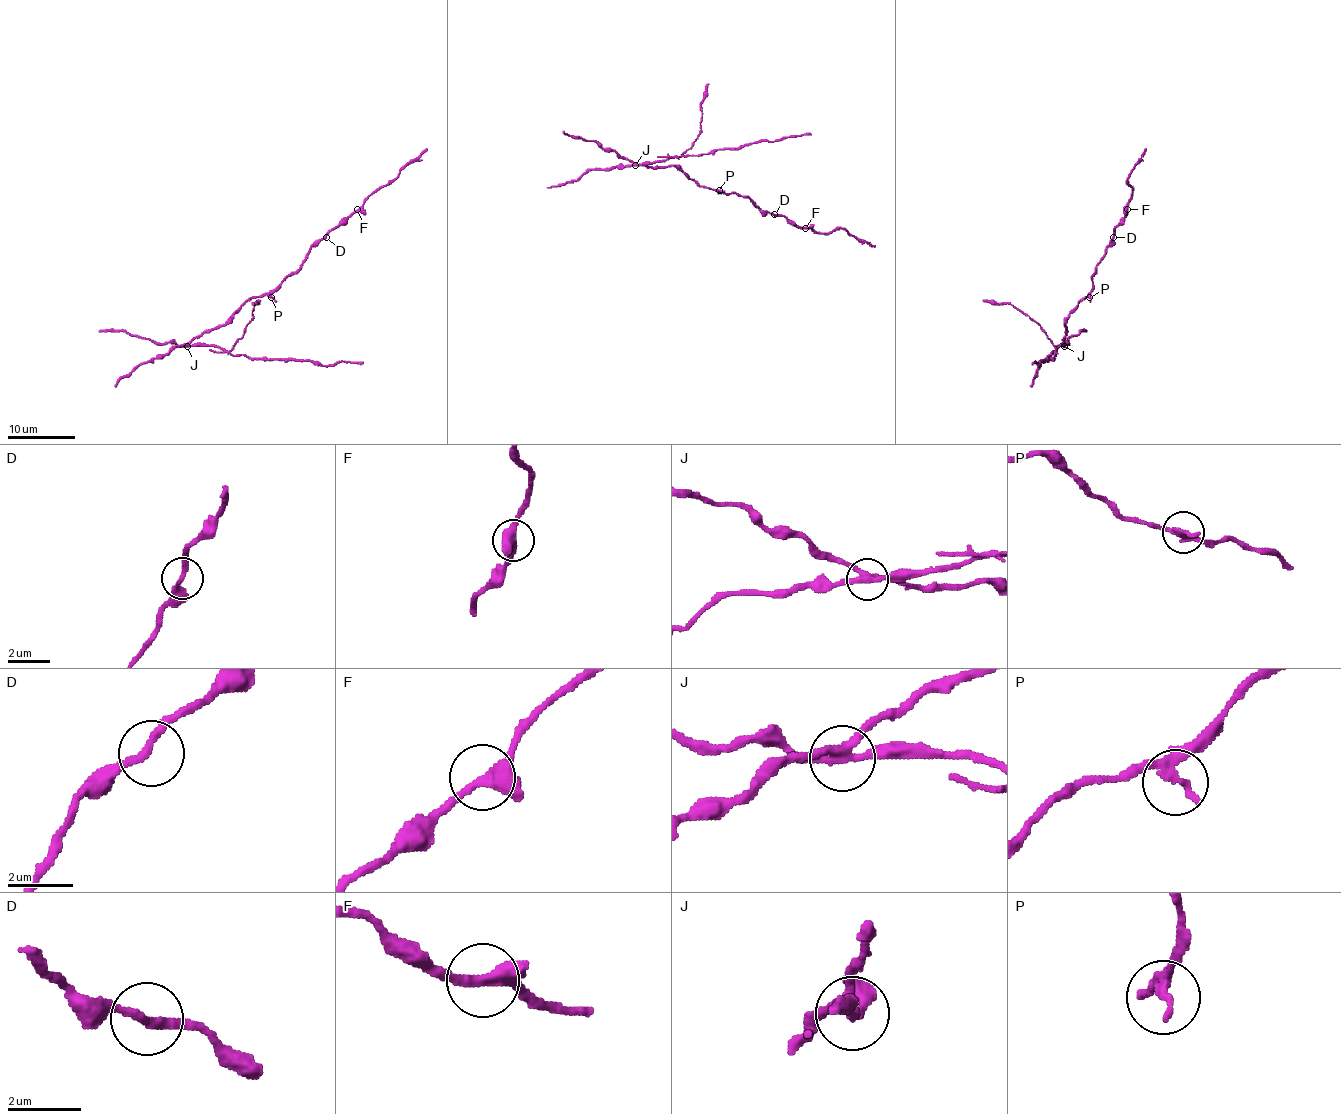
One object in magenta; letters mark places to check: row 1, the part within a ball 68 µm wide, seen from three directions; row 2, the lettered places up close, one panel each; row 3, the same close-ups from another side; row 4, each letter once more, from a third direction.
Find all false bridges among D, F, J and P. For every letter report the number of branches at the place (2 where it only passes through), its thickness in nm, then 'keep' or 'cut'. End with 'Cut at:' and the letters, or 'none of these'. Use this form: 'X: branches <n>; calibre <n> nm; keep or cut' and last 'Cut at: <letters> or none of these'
D: branches 2; calibre 220 nm; keep
F: branches 3; calibre 320 nm; keep
J: branches 4; calibre 280 nm; cut
P: branches 2; calibre 240 nm; keep
Cut at: J

